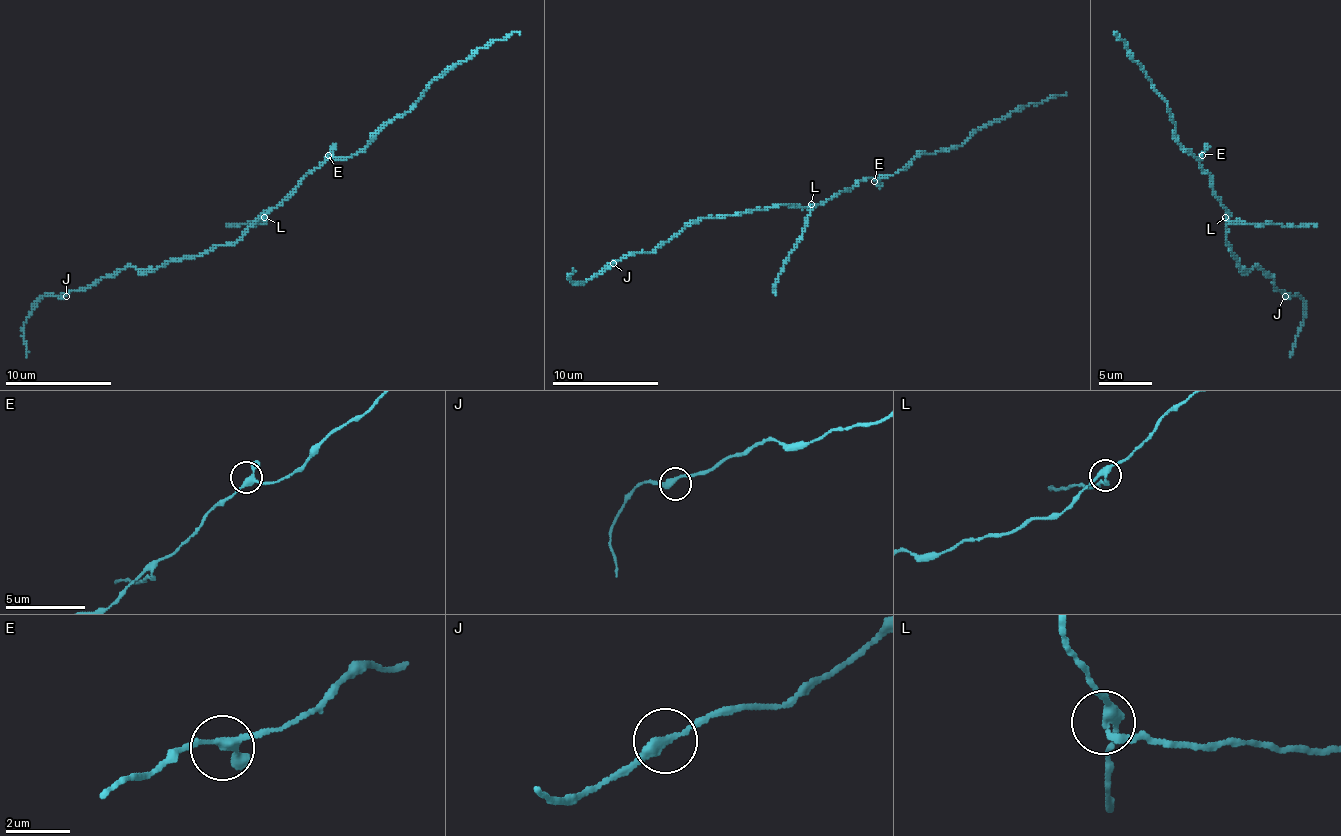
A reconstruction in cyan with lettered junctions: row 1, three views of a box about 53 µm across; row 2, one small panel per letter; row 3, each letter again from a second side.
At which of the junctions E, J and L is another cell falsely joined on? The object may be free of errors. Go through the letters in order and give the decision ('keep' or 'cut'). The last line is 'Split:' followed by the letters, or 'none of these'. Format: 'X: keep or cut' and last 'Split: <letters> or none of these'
E: keep
J: keep
L: cut
Split: L

